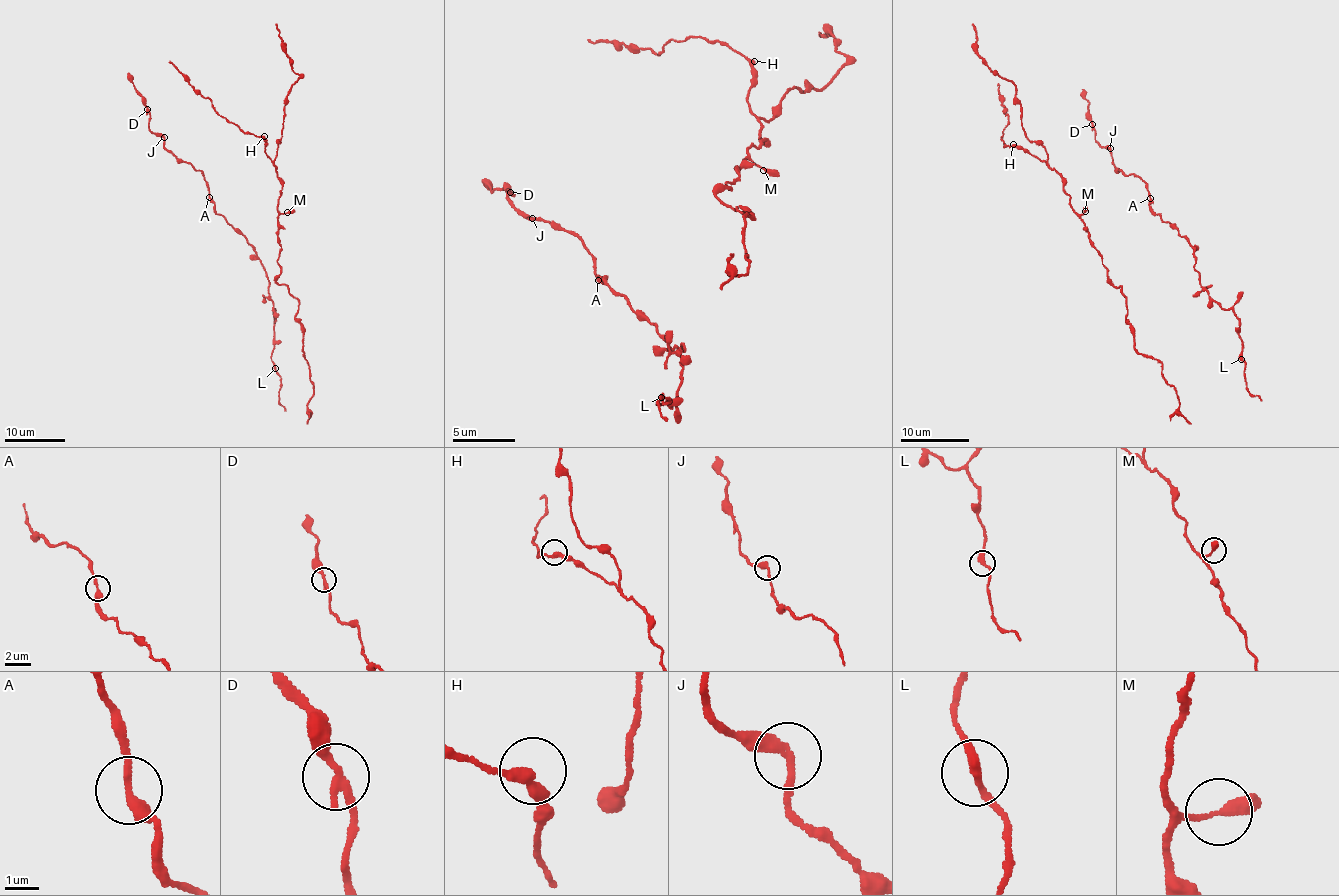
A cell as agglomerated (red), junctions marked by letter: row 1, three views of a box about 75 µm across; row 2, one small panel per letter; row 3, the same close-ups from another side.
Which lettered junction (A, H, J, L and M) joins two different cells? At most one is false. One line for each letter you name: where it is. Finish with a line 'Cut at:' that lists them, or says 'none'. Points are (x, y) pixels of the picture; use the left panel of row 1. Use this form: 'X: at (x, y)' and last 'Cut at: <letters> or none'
Cut at: none

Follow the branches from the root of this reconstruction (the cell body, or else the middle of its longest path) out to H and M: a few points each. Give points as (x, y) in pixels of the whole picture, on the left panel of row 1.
H: (289, 292), (277, 280), (281, 273), (277, 260), (281, 247), (277, 217), (281, 179), (266, 154), (264, 136)
M: (289, 292), (277, 280), (281, 273), (277, 260), (281, 247), (277, 218), (287, 212)

